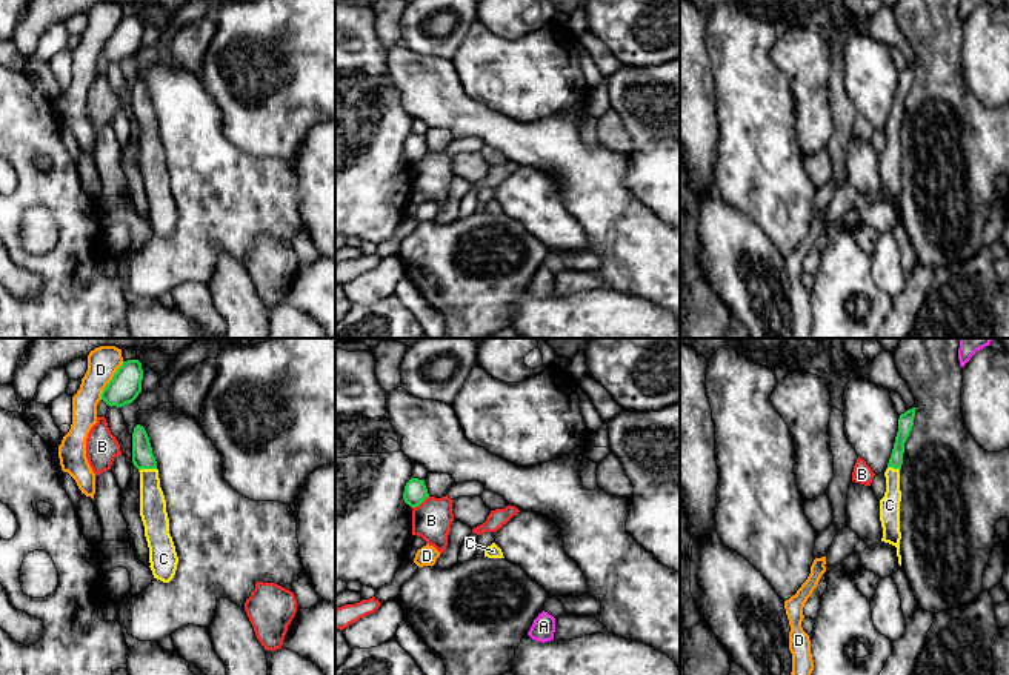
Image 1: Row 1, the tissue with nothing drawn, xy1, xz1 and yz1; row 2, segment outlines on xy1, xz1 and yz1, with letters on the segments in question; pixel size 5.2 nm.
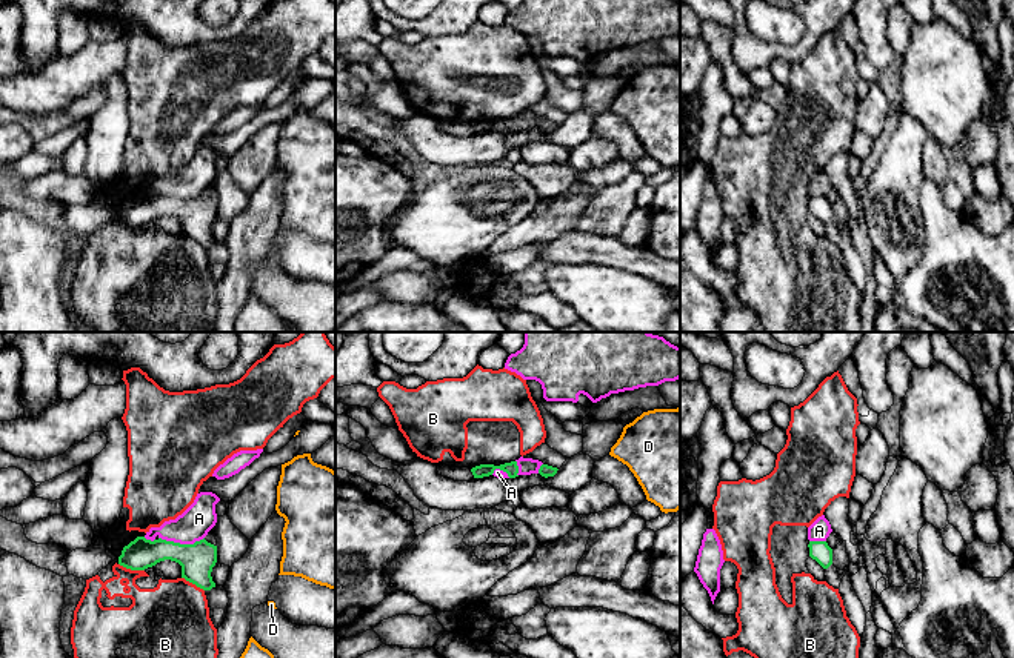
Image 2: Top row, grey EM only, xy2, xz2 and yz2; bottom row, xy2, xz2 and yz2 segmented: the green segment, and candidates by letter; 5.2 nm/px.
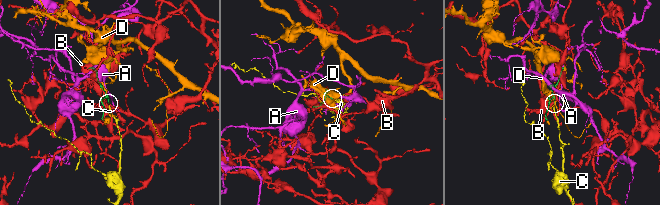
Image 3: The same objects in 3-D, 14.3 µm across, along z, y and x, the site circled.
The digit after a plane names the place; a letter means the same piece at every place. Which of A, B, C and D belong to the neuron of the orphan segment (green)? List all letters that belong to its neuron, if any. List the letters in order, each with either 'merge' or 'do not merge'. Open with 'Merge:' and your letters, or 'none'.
Merge: C
A: do not merge
B: do not merge
C: merge
D: do not merge

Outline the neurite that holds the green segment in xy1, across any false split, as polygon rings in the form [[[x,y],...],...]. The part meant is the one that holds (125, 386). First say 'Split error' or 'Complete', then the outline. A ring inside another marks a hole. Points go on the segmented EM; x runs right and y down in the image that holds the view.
Complete. [[[138,360],[123,361],[102,392],[108,406],[122,407],[132,403],[142,392],[143,369]]]

